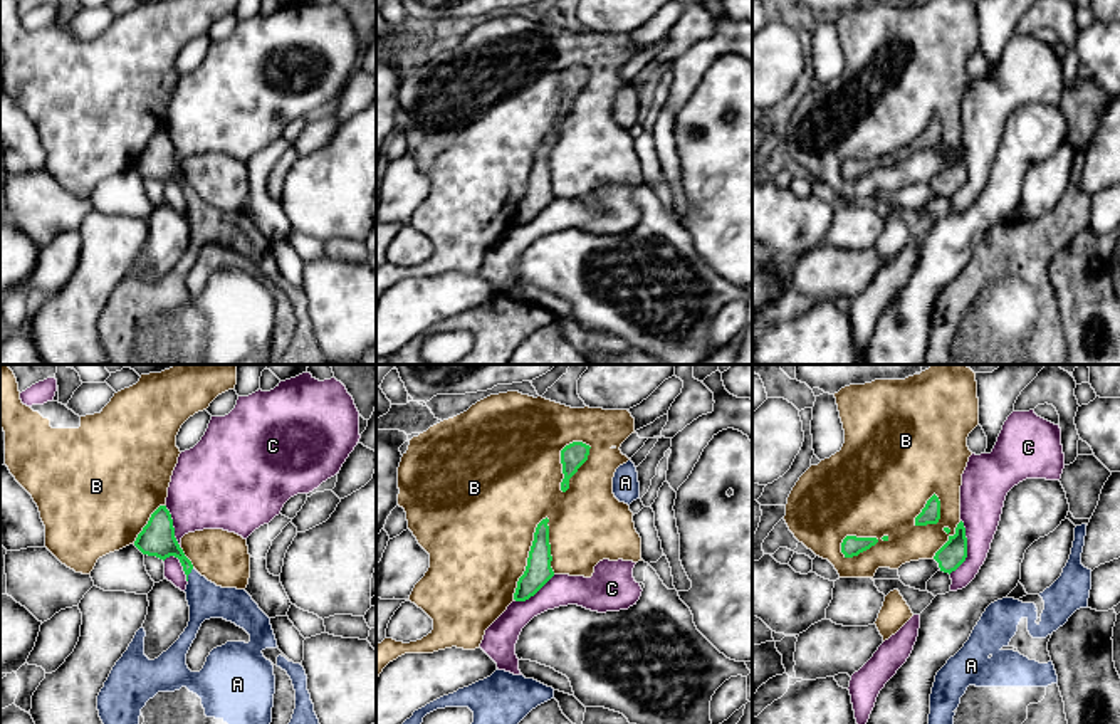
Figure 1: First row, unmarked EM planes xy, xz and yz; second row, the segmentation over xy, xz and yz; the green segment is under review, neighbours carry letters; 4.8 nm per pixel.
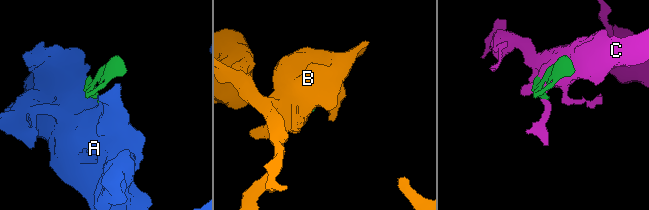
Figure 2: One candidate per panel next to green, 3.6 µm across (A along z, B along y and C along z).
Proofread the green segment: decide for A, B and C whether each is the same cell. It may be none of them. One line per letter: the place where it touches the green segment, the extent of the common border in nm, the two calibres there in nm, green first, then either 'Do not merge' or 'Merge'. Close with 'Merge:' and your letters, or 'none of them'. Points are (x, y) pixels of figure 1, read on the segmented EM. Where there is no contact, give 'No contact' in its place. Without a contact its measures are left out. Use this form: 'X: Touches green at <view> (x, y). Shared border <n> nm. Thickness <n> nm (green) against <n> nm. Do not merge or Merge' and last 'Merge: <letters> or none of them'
A: Touches green at xy (188, 573). Shared border 70 nm. Thickness 160 nm (green) against 170 nm. Merge
B: Touches green at xz (528, 558). Shared border 440 nm. Thickness 130 nm (green) against 500 nm. Do not merge
C: Touches green at yz (966, 548). Shared border 280 nm. Thickness 120 nm (green) against 200 nm. Do not merge
Merge: A

